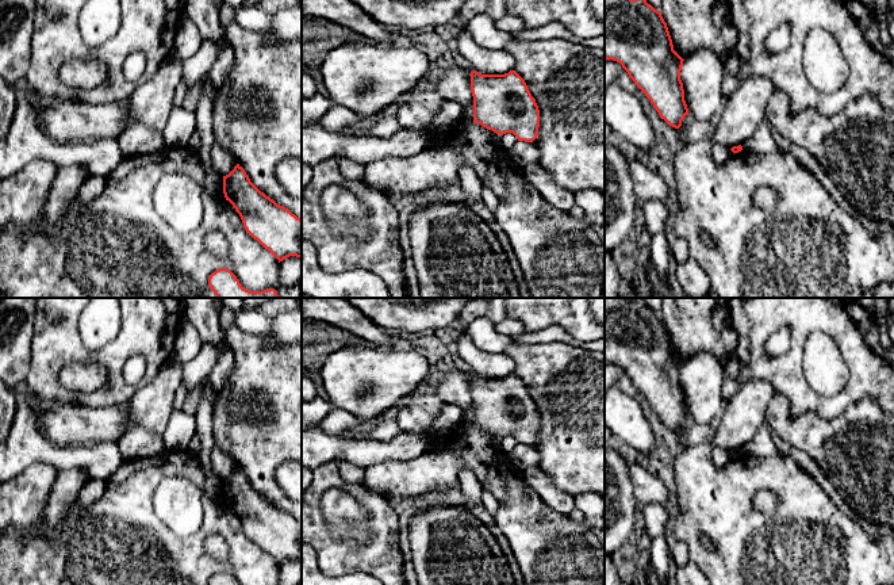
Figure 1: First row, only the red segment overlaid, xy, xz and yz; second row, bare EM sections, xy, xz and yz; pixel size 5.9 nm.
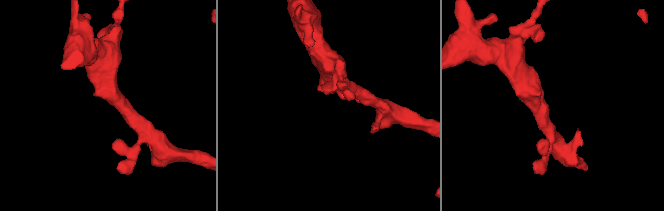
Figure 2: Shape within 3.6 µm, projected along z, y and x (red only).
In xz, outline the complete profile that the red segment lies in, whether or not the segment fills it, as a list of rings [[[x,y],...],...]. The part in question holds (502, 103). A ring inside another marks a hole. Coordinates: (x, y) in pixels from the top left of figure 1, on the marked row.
[[[471,72],[473,96],[473,122],[496,134],[513,133],[518,141],[533,142],[538,135],[540,110],[525,80],[515,72],[504,74],[481,74]]]

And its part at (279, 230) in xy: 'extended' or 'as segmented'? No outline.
as segmented

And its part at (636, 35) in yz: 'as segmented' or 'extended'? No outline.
as segmented

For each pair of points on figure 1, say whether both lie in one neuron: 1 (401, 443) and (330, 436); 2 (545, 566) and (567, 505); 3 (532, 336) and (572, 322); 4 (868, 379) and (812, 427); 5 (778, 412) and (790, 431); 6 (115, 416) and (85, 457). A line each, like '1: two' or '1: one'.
1: one
2: two
3: two
4: two
5: one
6: two

